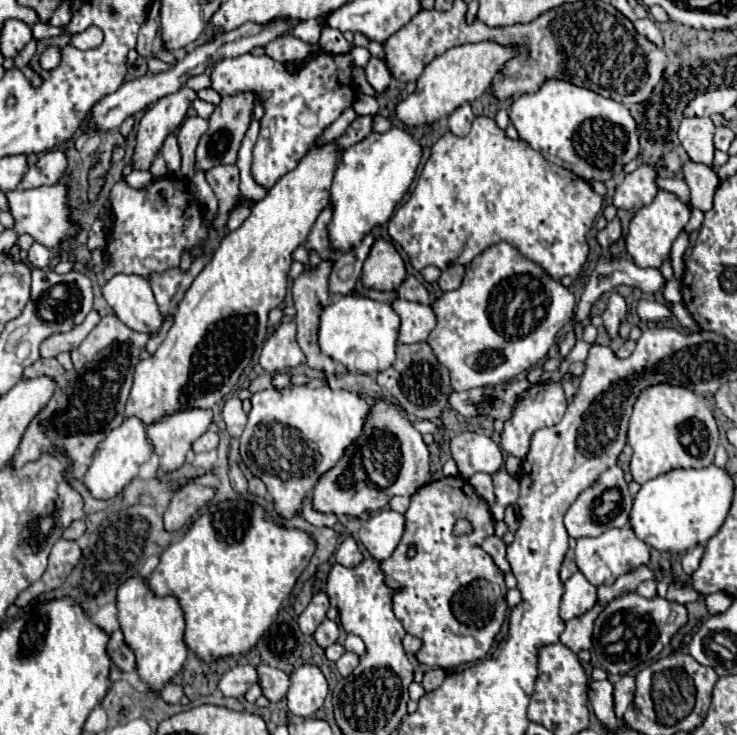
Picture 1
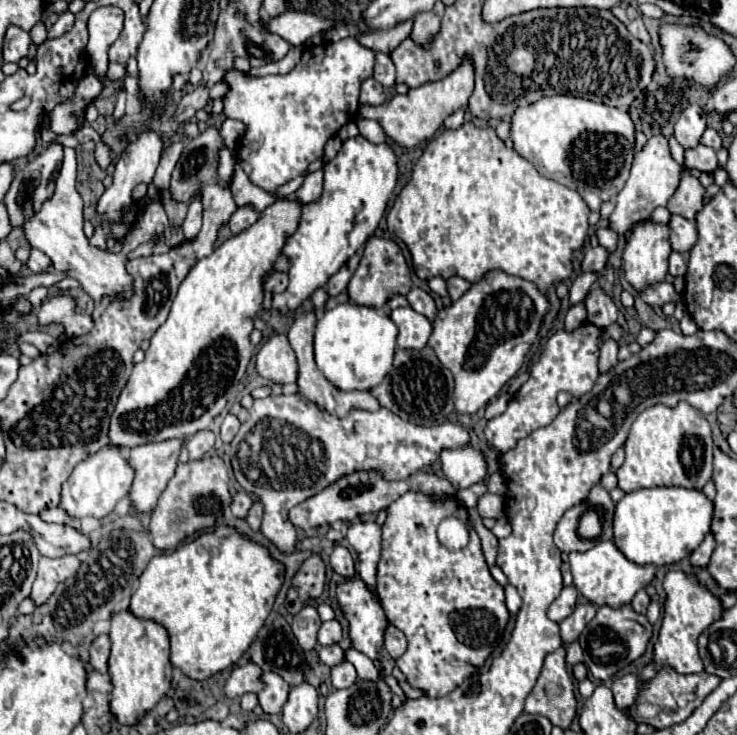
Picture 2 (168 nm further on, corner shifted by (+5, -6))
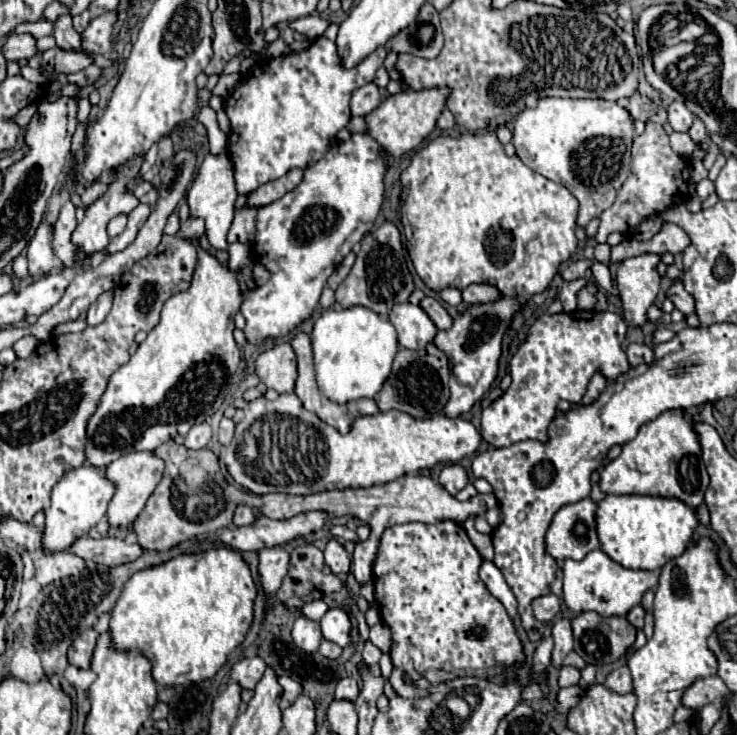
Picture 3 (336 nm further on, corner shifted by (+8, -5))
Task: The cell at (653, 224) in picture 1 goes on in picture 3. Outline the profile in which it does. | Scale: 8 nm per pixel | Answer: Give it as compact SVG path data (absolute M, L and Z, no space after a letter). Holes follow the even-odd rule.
M644 253L620 263L616 273L616 287L622 301L622 315L630 327L642 327L648 317L646 311L654 303L660 289L660 275L656 265L660 255Z

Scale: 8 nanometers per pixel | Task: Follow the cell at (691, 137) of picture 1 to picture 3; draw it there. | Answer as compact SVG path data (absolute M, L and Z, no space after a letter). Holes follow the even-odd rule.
M674 101L668 105L668 123L672 125L674 131L688 131L692 121L694 121L694 115L686 109L684 103Z

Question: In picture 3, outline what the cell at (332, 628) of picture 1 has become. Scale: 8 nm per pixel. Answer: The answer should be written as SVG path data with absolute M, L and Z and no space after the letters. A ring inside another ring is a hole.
M340 607L328 609L326 615L320 619L320 627L322 627L324 639L328 639L332 643L338 643L340 647L348 647L352 644L350 635L352 623L344 609L340 609Z

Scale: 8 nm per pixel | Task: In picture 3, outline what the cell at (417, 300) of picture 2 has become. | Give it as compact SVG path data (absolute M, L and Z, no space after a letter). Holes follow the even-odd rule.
M424 297L422 303L420 303L420 307L428 313L428 317L434 321L434 325L436 325L438 329L450 329L450 327L452 327L454 319L448 315L448 311L446 311L436 299Z

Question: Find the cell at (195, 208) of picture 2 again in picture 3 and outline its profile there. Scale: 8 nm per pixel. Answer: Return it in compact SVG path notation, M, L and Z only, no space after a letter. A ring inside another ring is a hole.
M206 155L186 195L187 204L190 205L190 215L204 219L206 227L214 227L218 225L218 219L220 221L224 219L224 251L230 251L232 245L226 241L226 233L230 229L234 217L234 201L238 197L234 185L234 171L230 169L230 159L226 155Z

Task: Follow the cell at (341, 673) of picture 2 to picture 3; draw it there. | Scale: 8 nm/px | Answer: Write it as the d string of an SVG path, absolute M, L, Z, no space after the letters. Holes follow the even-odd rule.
M344 677L342 681L338 681L336 687L336 699L346 699L346 701L356 701L360 689L358 683L352 677Z

